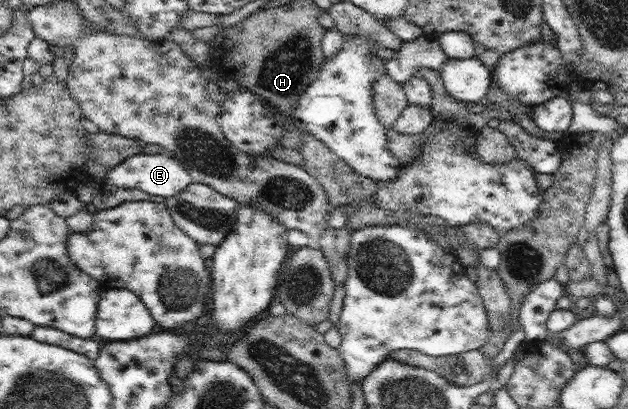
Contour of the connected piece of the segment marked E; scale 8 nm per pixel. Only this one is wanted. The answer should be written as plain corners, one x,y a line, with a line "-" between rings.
139,152
109,169
106,176
99,182
109,183
120,189
138,188
149,196
160,196
167,199
183,192
182,190
185,190
192,183
192,176
178,160
175,160
168,153
147,154

